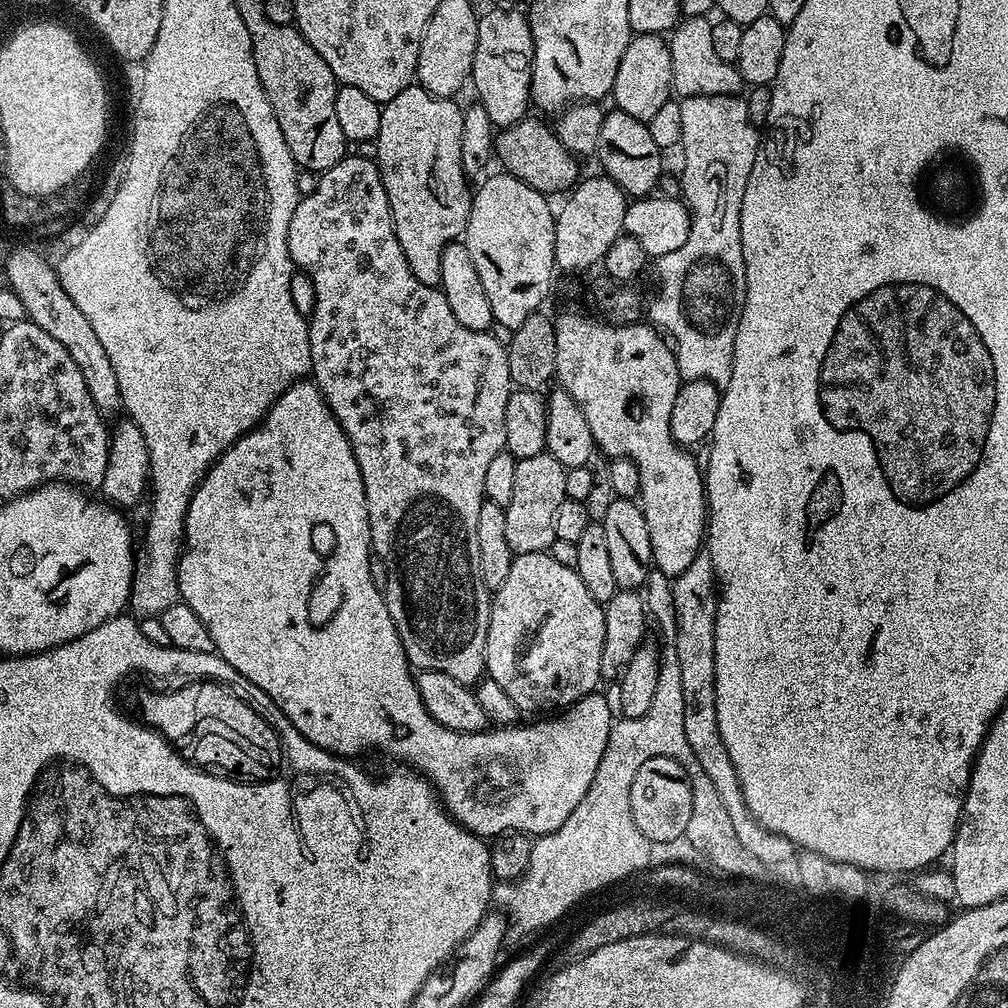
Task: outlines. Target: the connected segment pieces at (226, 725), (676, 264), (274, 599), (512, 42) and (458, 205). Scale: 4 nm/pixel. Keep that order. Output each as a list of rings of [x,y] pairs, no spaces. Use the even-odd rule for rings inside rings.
[[[233,694],[232,704],[228,704],[228,708],[220,708],[220,716],[200,716],[200,720],[192,724],[192,736],[188,736],[188,740],[171,740],[170,743],[189,764],[201,770],[215,770],[225,777],[243,778],[248,782],[263,782],[275,773],[272,772],[276,768],[275,760],[279,756],[281,759],[282,756],[282,745],[275,727],[268,723],[264,732],[260,732],[260,723],[264,719],[265,717],[247,699]],[[260,736],[264,736],[268,744],[260,744]]]
[[[743,95],[729,96],[685,96],[680,100],[682,110],[682,138],[679,147],[684,148],[684,173],[680,176],[680,188],[682,199],[688,206],[688,211],[692,213],[692,225],[690,234],[678,250],[670,254],[659,257],[655,261],[656,276],[660,279],[660,285],[656,288],[656,297],[646,304],[646,316],[649,321],[670,341],[675,354],[676,365],[684,380],[709,380],[714,382],[716,387],[723,390],[730,382],[732,373],[732,363],[734,362],[734,338],[738,334],[738,322],[746,302],[746,262],[742,258],[742,242],[740,241],[740,207],[742,206],[742,194],[746,190],[746,182],[750,178],[750,170],[754,170],[754,158],[760,149],[761,133],[757,125],[752,123],[748,113],[748,102]]]
[[[305,378],[291,384],[291,386],[272,403],[268,413],[266,413],[263,420],[261,420],[256,427],[251,428],[242,438],[238,438],[217,458],[211,468],[209,468],[208,471],[204,473],[202,479],[200,479],[199,486],[192,492],[190,506],[186,510],[186,518],[184,519],[184,542],[180,553],[180,561],[178,562],[178,590],[180,591],[181,601],[188,604],[190,610],[194,610],[194,614],[198,614],[198,618],[202,618],[202,622],[206,622],[206,630],[210,630],[210,638],[214,638],[216,651],[224,656],[226,662],[230,662],[230,666],[234,666],[234,670],[238,670],[238,674],[242,674],[242,678],[246,678],[249,684],[258,686],[258,690],[270,694],[270,698],[274,698],[276,707],[284,711],[286,718],[290,718],[290,722],[294,722],[296,729],[310,742],[314,742],[314,746],[318,746],[327,752],[332,752],[335,756],[342,756],[345,758],[356,758],[359,752],[368,752],[371,748],[377,748],[378,751],[385,752],[386,755],[393,756],[396,760],[405,760],[405,762],[408,763],[405,765],[411,766],[417,773],[422,774],[424,779],[432,785],[436,795],[440,797],[440,803],[444,805],[448,815],[451,816],[453,820],[457,820],[466,831],[472,832],[474,835],[481,838],[495,838],[504,835],[505,832],[523,832],[533,838],[539,838],[550,834],[554,830],[558,830],[558,826],[562,826],[562,822],[566,822],[566,818],[570,818],[570,814],[574,814],[574,806],[578,806],[578,802],[582,802],[582,798],[586,798],[586,790],[590,790],[590,782],[594,782],[594,774],[598,774],[598,762],[602,762],[602,754],[606,754],[606,742],[610,738],[610,730],[614,723],[614,717],[607,706],[604,695],[593,694],[591,696],[584,696],[577,704],[573,704],[571,708],[563,709],[563,711],[553,715],[551,718],[537,719],[540,720],[537,724],[517,722],[507,726],[492,726],[482,732],[455,732],[449,728],[443,728],[442,725],[430,716],[430,710],[426,710],[426,706],[422,704],[422,698],[418,694],[414,669],[412,665],[409,664],[406,658],[406,650],[398,638],[398,630],[394,626],[394,618],[390,618],[390,610],[384,601],[383,591],[378,586],[374,586],[373,579],[370,578],[370,558],[372,554],[372,535],[370,534],[370,522],[368,521],[368,511],[366,510],[366,494],[364,493],[364,483],[362,482],[360,467],[354,458],[352,447],[346,438],[346,434],[342,430],[342,426],[334,418],[330,406],[322,398],[318,386],[311,379]]]
[[[492,8],[477,19],[478,42],[474,50],[471,87],[476,87],[475,99],[490,114],[497,129],[508,128],[529,115],[532,104],[532,59],[534,42],[527,15],[516,8]]]
[[[413,82],[408,85],[406,90],[394,94],[394,98],[390,98],[388,103],[381,107],[382,122],[374,141],[374,147],[376,147],[374,159],[380,169],[380,177],[388,195],[388,205],[392,211],[392,221],[394,222],[394,230],[398,238],[398,246],[402,246],[402,254],[406,254],[406,266],[410,266],[410,274],[414,274],[414,278],[418,278],[418,282],[422,282],[422,286],[430,286],[431,288],[440,287],[442,250],[446,250],[448,244],[459,241],[463,237],[464,227],[470,218],[470,206],[472,205],[473,189],[471,187],[468,188],[470,180],[469,177],[464,175],[462,170],[462,122],[464,121],[464,108],[461,105],[456,105],[456,102],[455,99],[446,96],[430,94],[425,88],[420,87],[419,83]]]

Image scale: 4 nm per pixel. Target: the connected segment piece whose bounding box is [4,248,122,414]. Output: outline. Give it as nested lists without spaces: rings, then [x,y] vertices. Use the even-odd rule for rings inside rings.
[[[12,248],[7,253],[4,264],[4,276],[7,287],[12,289],[18,298],[22,298],[22,306],[27,319],[33,320],[50,338],[58,338],[62,346],[66,346],[66,354],[78,362],[82,370],[82,378],[86,378],[86,390],[90,390],[90,398],[94,398],[94,406],[102,414],[120,412],[120,391],[118,378],[114,374],[114,366],[110,366],[110,358],[102,342],[98,342],[98,334],[94,334],[94,326],[86,319],[86,314],[74,306],[70,294],[62,290],[62,282],[57,269],[48,265],[44,256],[39,256],[32,248]]]

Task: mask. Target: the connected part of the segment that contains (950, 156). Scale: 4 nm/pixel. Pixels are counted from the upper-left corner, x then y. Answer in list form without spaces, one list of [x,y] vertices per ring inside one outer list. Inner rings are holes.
[[[940,148],[936,156],[928,156],[924,164],[920,164],[920,172],[916,172],[916,180],[912,180],[912,196],[916,196],[916,208],[920,212],[928,212],[932,220],[940,220],[940,224],[948,224],[948,228],[964,228],[964,224],[972,224],[976,216],[980,216],[980,203],[973,203],[967,208],[967,192],[978,198],[984,192],[984,180],[980,180],[980,168],[976,168],[976,160],[966,158],[964,148]]]

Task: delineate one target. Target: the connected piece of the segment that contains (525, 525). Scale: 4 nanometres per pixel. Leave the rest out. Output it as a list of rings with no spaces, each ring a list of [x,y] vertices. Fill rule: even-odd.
[[[542,451],[534,458],[516,461],[514,470],[514,498],[504,509],[506,514],[506,542],[510,542],[513,554],[546,552],[556,541],[554,534],[554,513],[566,498],[566,469]]]

